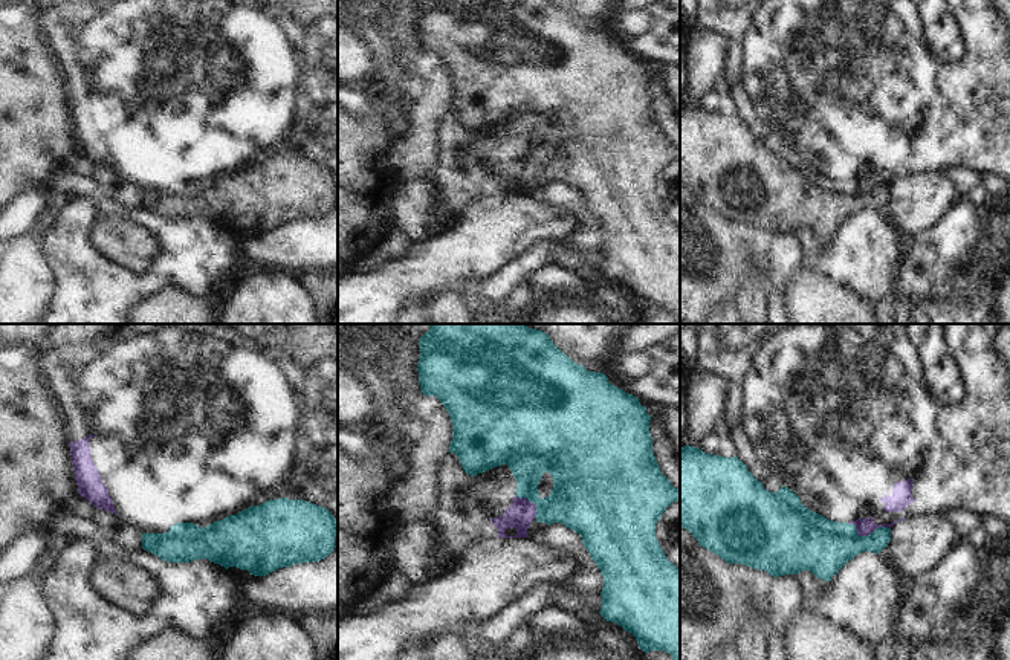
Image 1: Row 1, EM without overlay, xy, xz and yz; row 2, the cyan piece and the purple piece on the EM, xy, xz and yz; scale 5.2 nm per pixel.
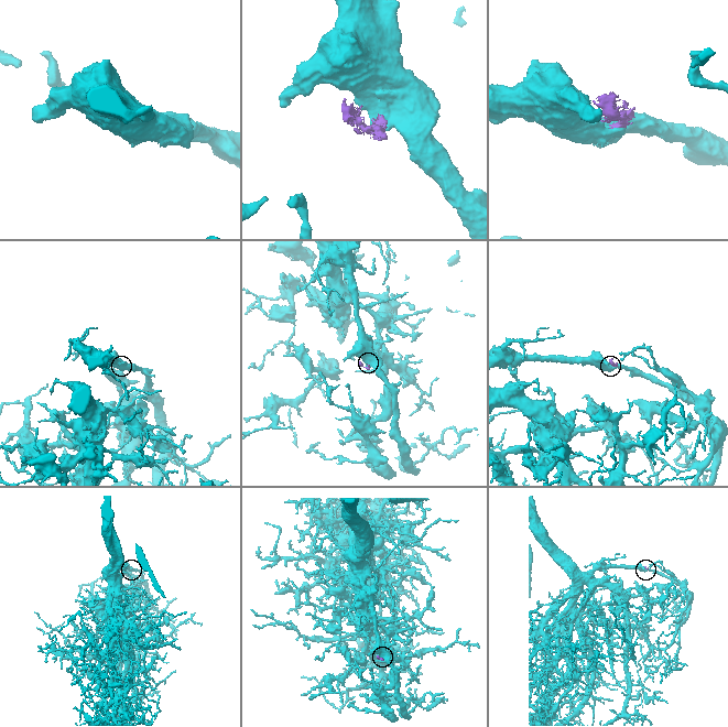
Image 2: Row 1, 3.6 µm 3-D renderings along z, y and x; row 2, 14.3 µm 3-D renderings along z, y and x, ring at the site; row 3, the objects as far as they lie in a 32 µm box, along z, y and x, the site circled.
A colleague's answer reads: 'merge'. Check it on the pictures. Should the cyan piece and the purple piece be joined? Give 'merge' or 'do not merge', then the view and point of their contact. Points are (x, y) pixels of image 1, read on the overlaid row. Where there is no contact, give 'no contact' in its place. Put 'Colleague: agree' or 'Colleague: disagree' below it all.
do not merge | yz (868, 535)
Colleague: disagree

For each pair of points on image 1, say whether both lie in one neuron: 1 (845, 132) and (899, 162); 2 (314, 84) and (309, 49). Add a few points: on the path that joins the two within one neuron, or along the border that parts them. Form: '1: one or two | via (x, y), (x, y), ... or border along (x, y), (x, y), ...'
1: one | via (859, 132), (868, 132), (885, 148)
2: one | via (314, 75), (312, 58)

